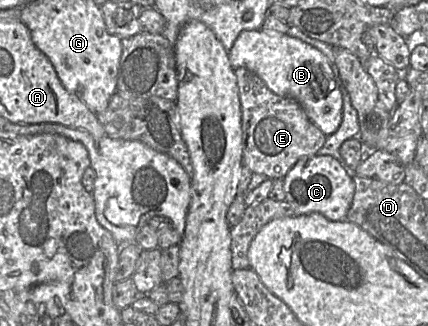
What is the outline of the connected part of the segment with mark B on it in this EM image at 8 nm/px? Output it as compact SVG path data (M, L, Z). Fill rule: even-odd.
M264 30L242 31L228 52L232 67L243 67L256 74L276 95L296 100L309 120L329 136L342 122L343 99L331 66L317 48L298 38Z

